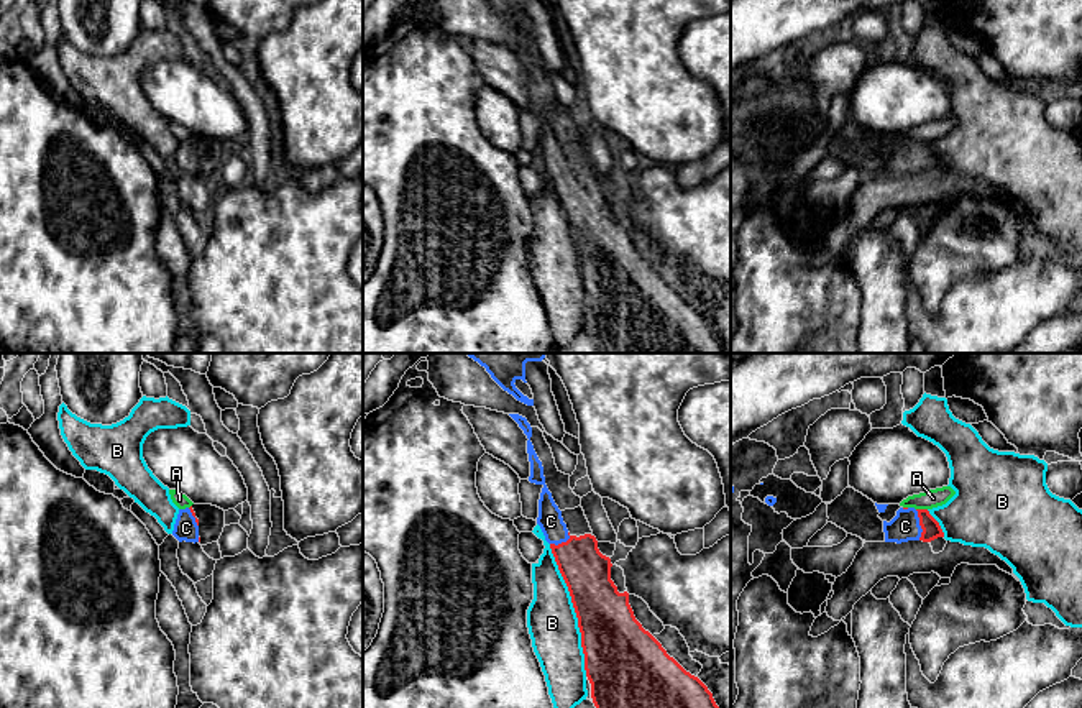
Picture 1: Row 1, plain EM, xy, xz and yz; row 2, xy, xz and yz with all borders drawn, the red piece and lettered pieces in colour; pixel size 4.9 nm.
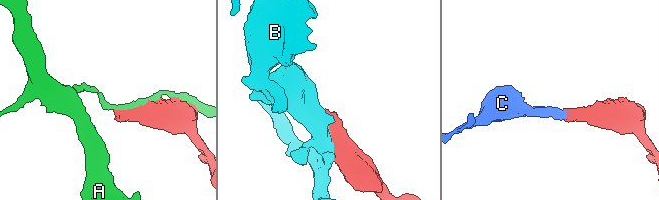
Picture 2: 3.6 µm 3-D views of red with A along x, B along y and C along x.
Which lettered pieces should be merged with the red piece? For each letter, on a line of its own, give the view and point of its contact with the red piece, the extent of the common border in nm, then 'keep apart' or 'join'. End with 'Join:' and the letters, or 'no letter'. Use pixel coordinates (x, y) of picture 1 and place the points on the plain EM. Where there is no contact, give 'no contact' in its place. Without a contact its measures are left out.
A: yz (921, 142) | 60 nm | keep apart
B: xz (575, 242) | 650 nm | keep apart
C: yz (920, 156) | 150 nm | join
Join: C

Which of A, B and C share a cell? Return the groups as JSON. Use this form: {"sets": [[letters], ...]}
{"sets": [["A"], ["B"], ["C"]]}

